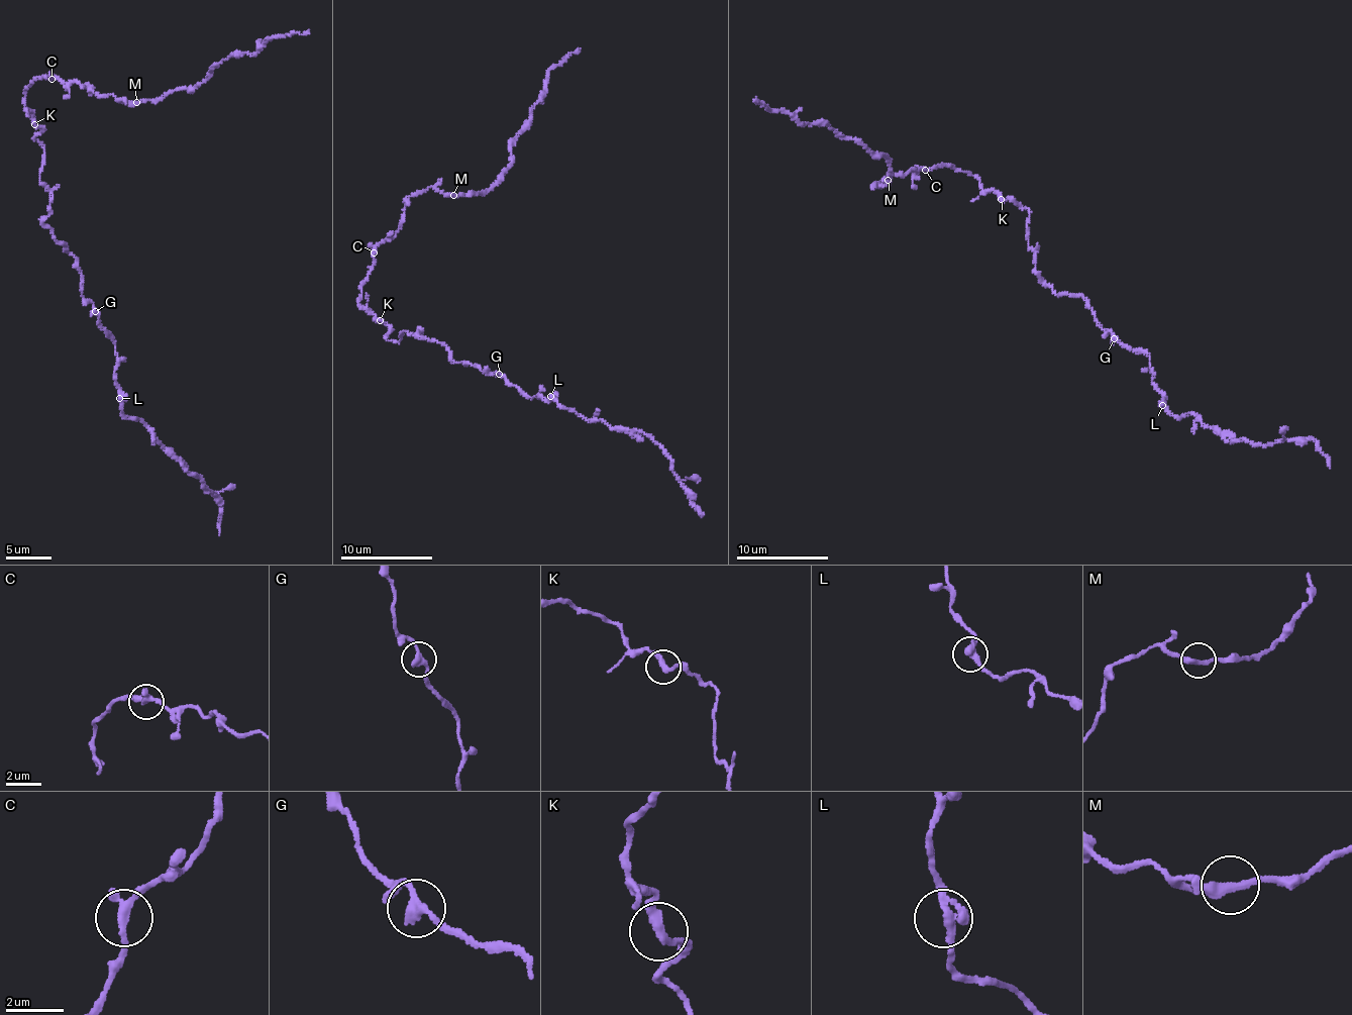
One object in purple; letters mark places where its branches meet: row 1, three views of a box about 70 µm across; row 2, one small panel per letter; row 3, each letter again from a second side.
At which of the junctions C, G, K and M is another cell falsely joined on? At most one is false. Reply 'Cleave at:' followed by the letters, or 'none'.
Cleave at: none

